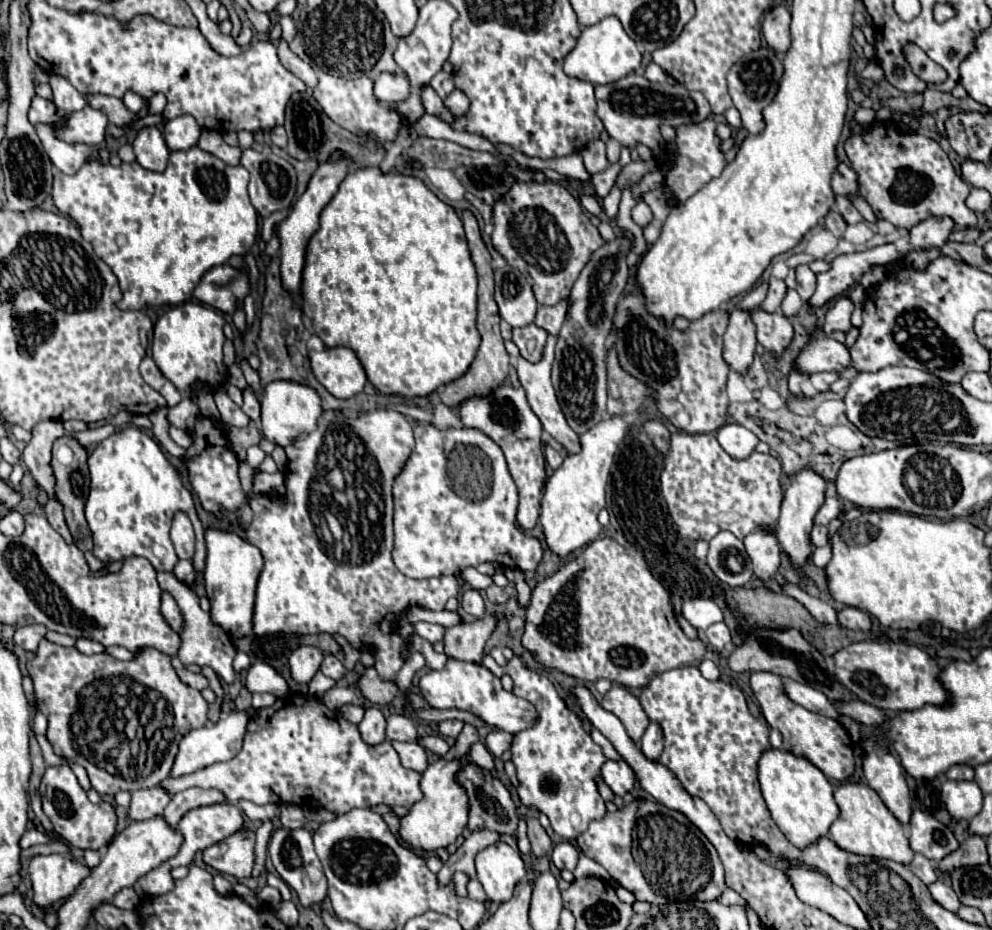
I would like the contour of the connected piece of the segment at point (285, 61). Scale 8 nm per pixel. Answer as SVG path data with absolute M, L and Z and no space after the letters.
M280 40L280 44L278 44L278 58L280 58L282 66L286 70L290 70L294 76L298 76L306 86L314 88L318 84L316 72L306 62L302 62L294 52L290 52L290 48L288 48L288 44L284 40Z

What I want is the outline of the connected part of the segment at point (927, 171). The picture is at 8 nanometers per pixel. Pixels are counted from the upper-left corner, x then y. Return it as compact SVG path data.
M876 120L868 132L850 136L844 148L858 176L858 192L872 206L878 220L888 220L898 228L910 228L930 216L948 216L960 228L976 226L974 212L964 204L970 186L956 176L946 152L932 138L904 134L892 120Z

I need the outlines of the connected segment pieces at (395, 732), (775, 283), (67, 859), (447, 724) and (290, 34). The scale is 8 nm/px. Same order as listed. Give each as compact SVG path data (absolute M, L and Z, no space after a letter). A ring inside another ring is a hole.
M392 714L386 718L386 736L388 736L388 740L400 740L400 742L418 740L414 722L402 714Z
M770 278L770 288L768 288L768 296L766 296L766 300L758 306L760 310L764 310L764 312L776 312L778 308L780 308L780 304L782 304L782 300L784 300L784 296L786 296L786 292L788 292L788 288L786 288L786 284L784 284L784 280L778 280L778 278Z
M36 854L30 860L30 880L34 888L34 902L42 908L68 898L78 882L90 874L88 866L72 856Z
M444 720L438 724L438 730L442 736L446 738L456 738L464 728L464 722L462 720Z
M282 16L282 18L280 18L280 24L282 24L282 38L284 38L286 42L290 42L290 40L294 38L294 34L296 34L296 26L294 26L292 18L290 18L290 16Z

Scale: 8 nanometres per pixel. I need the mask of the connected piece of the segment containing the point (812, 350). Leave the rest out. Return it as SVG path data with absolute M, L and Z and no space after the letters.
M818 336L812 338L798 354L794 368L800 368L804 374L814 374L814 372L842 372L844 368L852 366L850 350L846 344L836 342L834 338L828 336Z

